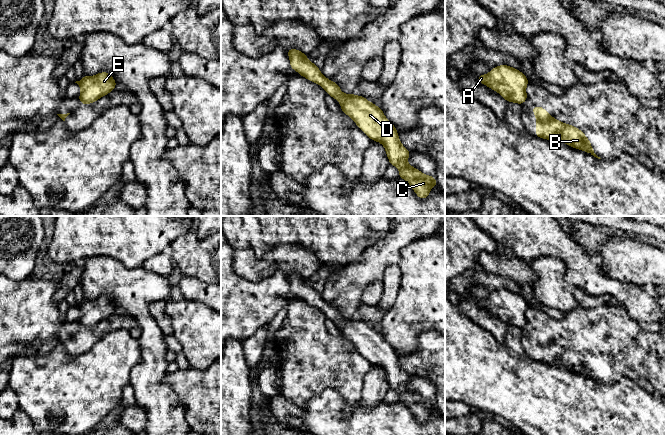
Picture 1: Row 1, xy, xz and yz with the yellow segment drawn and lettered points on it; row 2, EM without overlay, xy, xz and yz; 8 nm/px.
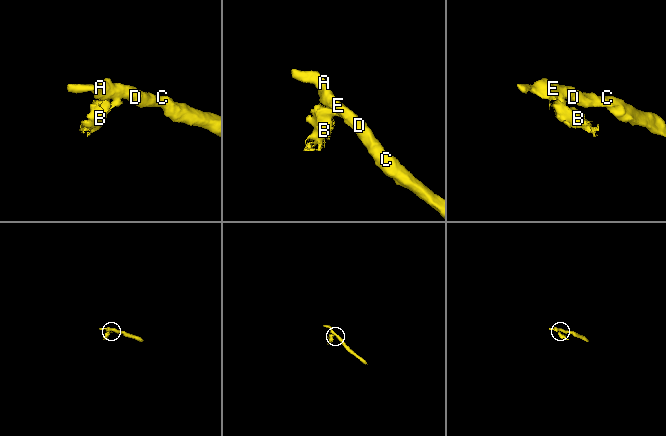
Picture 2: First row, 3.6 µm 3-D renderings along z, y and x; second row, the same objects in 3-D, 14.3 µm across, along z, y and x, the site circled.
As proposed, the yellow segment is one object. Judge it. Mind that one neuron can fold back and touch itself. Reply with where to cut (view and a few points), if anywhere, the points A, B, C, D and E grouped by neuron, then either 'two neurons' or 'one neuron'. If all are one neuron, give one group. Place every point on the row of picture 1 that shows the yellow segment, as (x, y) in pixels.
xy (82, 101), (87, 103) | A C D E / B | two neurons

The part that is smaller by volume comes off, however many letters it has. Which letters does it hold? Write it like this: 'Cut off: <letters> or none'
Cut off: B

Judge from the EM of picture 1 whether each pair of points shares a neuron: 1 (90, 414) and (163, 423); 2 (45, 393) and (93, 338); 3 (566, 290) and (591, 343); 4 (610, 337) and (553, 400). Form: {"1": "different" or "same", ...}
{"1": "different", "2": "different", "3": "different", "4": "different"}

